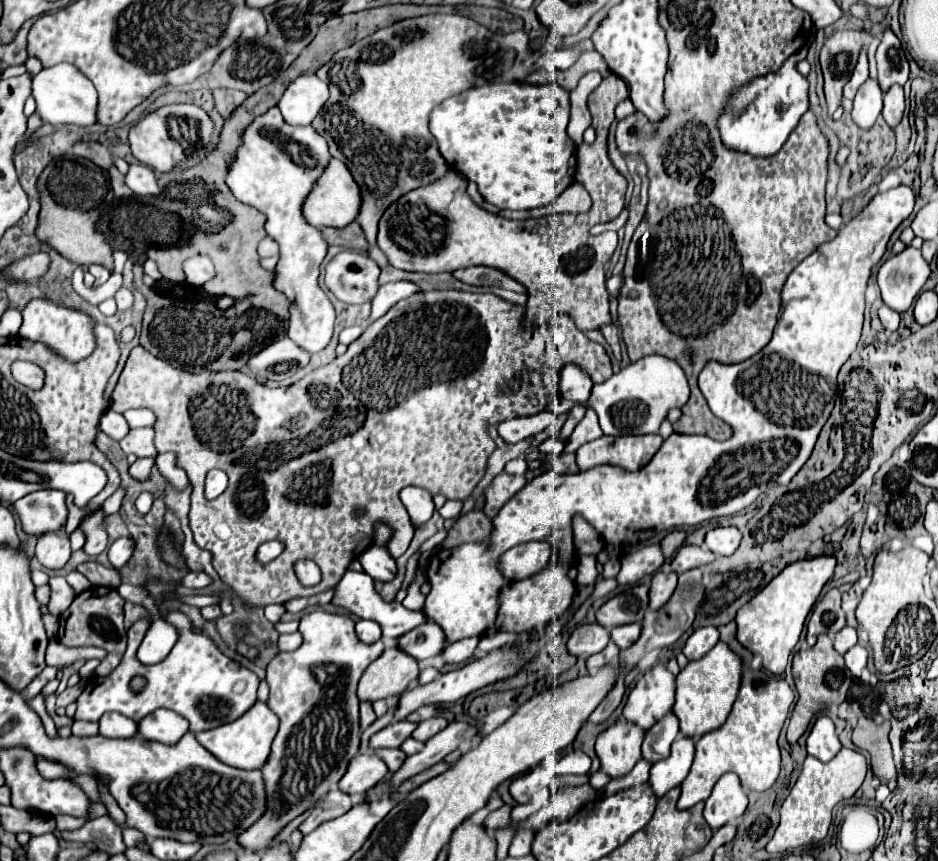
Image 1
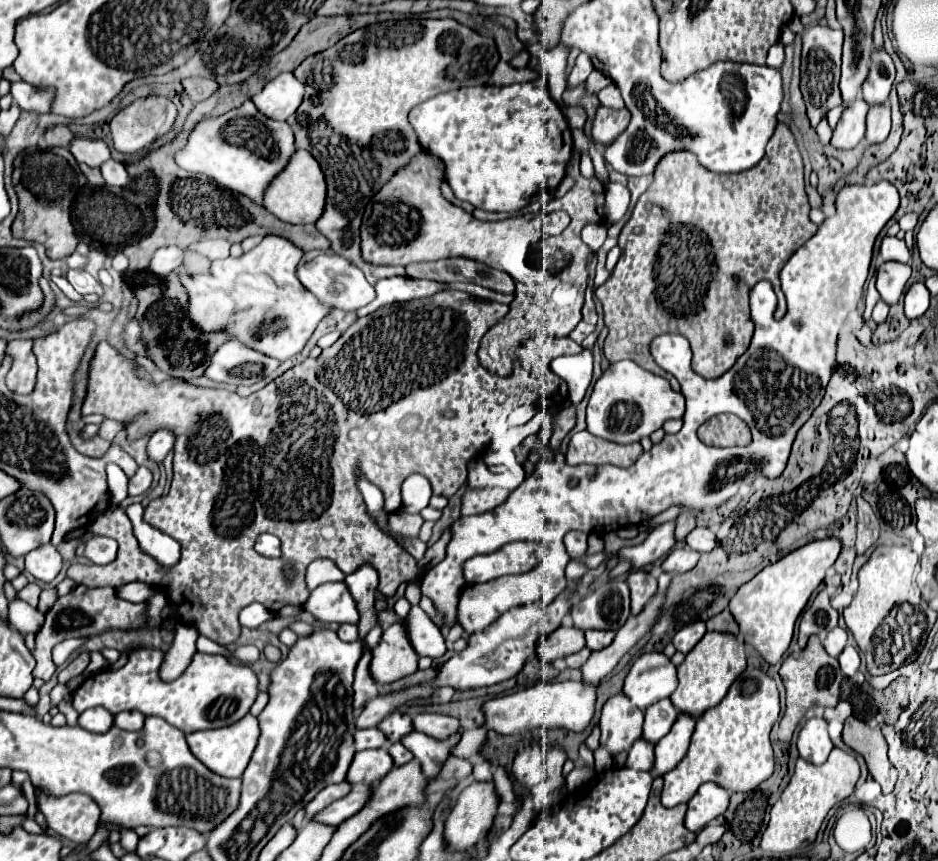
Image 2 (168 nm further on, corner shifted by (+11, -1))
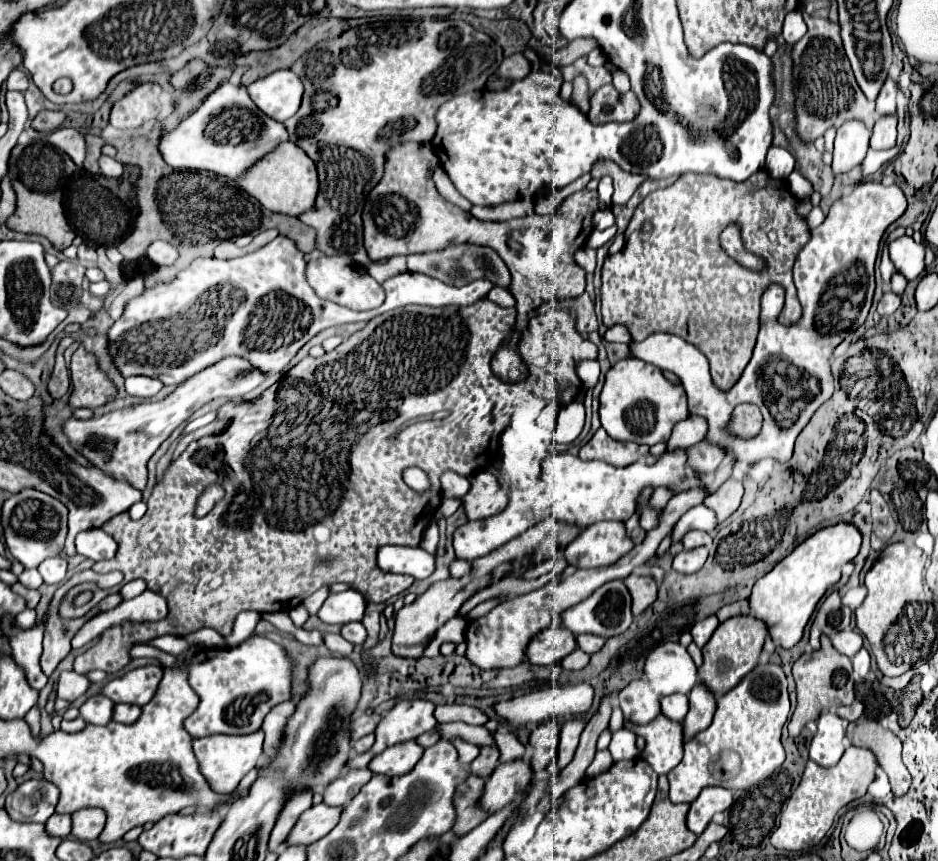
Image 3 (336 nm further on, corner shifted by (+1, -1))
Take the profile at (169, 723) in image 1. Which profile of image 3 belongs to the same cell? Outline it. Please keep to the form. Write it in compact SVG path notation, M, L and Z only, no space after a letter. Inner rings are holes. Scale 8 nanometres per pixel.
M119 703L113 707L113 721L119 721L119 723L135 723L141 715L141 707L137 705L127 705L127 703Z

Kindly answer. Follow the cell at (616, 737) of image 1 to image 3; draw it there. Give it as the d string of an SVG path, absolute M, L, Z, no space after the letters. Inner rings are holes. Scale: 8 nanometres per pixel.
M645 679L631 681L621 693L619 693L619 707L623 709L625 717L645 725L653 717L661 713L661 697L653 693L653 687Z

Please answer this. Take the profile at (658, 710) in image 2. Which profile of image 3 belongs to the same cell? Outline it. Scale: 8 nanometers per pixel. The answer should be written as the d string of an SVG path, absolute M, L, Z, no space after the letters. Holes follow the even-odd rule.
M673 693L669 697L661 699L661 711L673 721L683 721L689 709L689 699L683 693Z

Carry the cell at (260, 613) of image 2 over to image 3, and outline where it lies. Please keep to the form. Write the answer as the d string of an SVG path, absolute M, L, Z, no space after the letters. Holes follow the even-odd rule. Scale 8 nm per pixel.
M257 611L239 613L237 619L235 619L235 625L233 625L233 633L225 637L225 643L227 645L239 645L247 637L251 637L253 635L253 629L255 629L255 625L257 625L259 619L261 619L261 615Z

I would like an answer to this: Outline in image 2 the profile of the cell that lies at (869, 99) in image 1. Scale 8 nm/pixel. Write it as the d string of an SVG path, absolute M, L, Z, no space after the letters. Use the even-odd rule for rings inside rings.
M857 97L851 107L847 107L833 131L831 145L837 149L853 149L865 137L865 115L869 105L863 97Z

